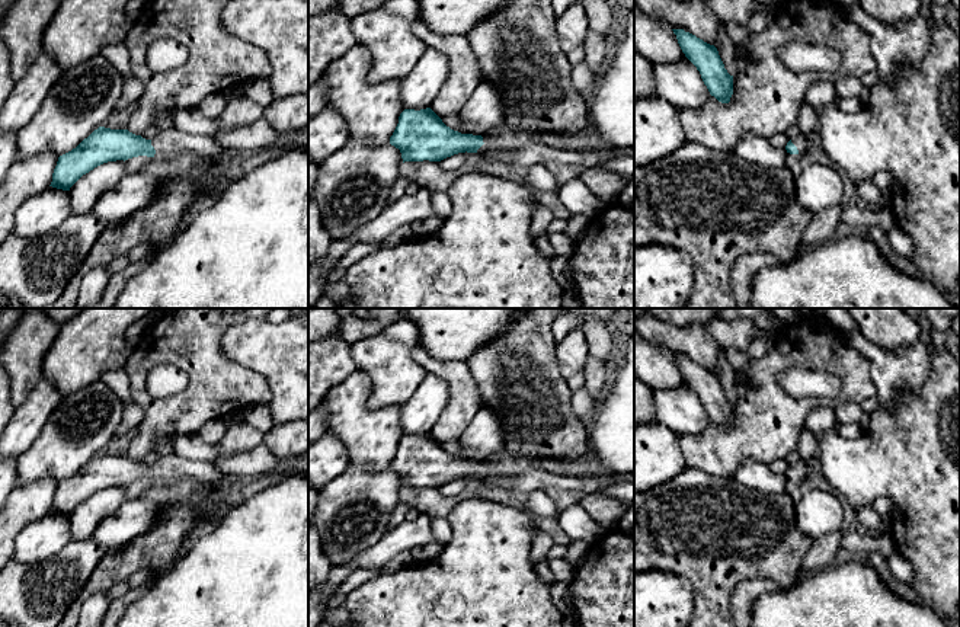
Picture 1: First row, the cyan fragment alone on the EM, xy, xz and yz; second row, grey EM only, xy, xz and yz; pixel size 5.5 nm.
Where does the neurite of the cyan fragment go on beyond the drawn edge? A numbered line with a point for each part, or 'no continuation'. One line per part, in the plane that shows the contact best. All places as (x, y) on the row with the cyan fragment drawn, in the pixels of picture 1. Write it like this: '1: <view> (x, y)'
1: yz (800, 143)

